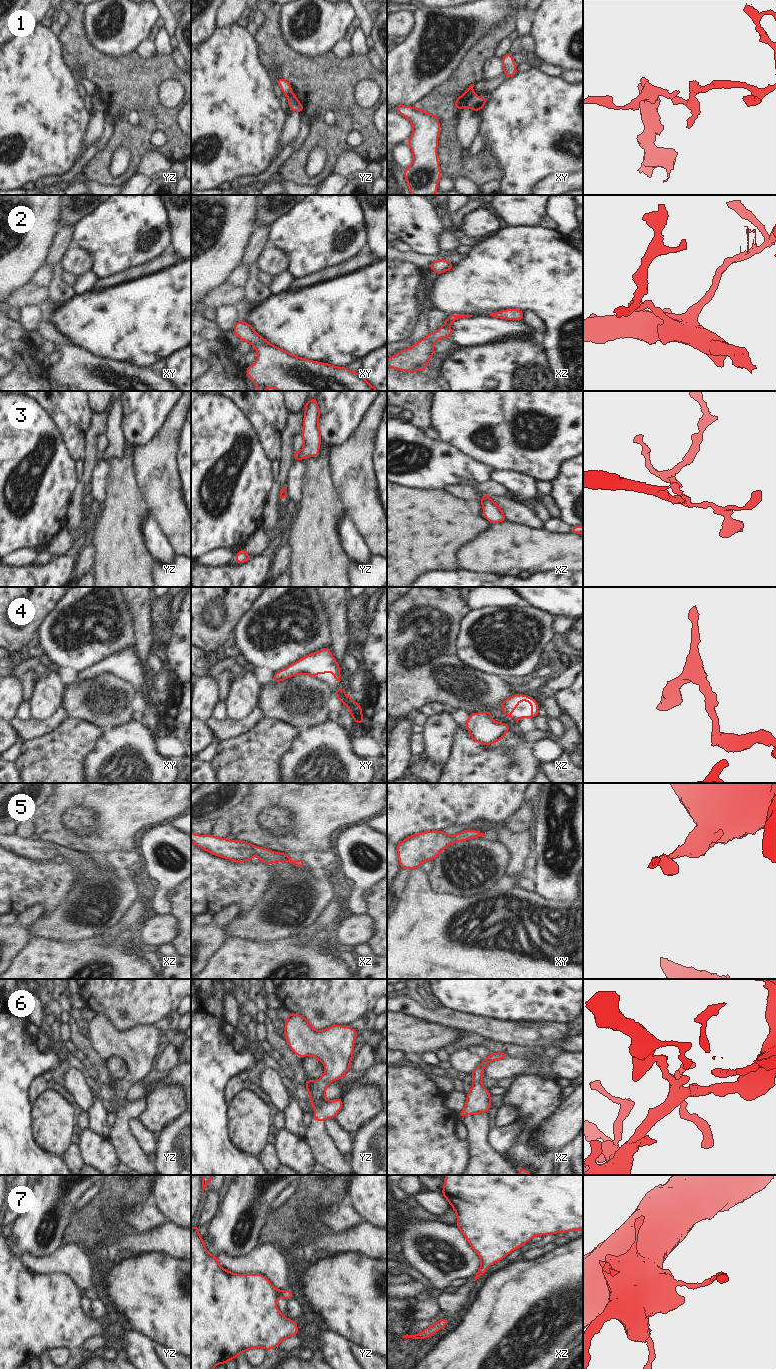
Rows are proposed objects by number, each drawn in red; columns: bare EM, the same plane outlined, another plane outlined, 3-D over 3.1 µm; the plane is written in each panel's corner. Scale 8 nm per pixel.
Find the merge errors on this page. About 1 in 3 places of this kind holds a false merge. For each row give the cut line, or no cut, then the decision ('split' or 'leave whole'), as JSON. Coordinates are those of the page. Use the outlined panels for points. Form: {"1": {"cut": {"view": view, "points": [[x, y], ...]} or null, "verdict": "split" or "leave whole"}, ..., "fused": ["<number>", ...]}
{"1": {"cut": {"view": "xy", "points": [[474, 93], [467, 100], [465, 106]]}, "verdict": "split"}, "2": {"cut": null, "verdict": "leave whole"}, "3": {"cut": null, "verdict": "leave whole"}, "4": {"cut": null, "verdict": "leave whole"}, "5": {"cut": null, "verdict": "leave whole"}, "6": {"cut": null, "verdict": "leave whole"}, "7": {"cut": null, "verdict": "leave whole"}, "fused": ["1"]}

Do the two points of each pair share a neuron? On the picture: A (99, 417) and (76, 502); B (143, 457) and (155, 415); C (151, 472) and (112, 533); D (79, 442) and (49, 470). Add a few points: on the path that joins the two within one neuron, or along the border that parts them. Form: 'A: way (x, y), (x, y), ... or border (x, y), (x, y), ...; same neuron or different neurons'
A: way (92, 438), (91, 460), (85, 481); same neuron
B: border (162, 425), (159, 431), (146, 444), (138, 445); different neurons
C: border (134, 466), (136, 483), (149, 511); different neurons
D: border (58, 431), (67, 454), (75, 463); different neurons

